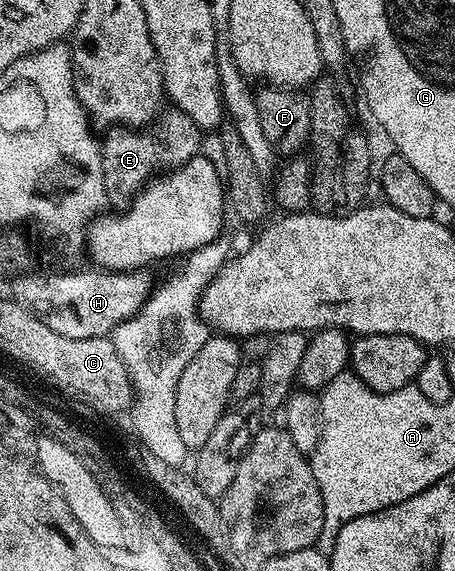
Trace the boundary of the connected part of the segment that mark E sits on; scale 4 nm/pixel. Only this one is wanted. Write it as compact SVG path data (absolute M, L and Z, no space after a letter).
M174 106L169 107L169 112L168 109L161 111L158 119L151 125L150 131L152 136L147 136L147 131L144 130L113 126L103 133L100 149L102 178L104 194L109 205L131 205L133 198L143 190L145 184L192 160L201 151L202 130Z

